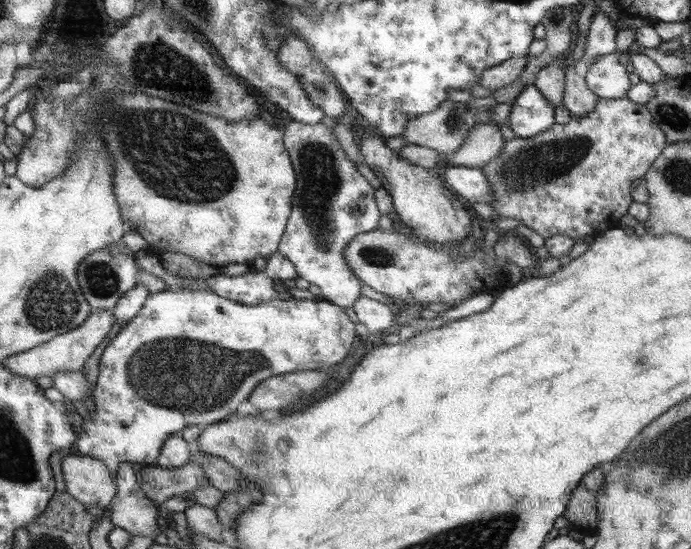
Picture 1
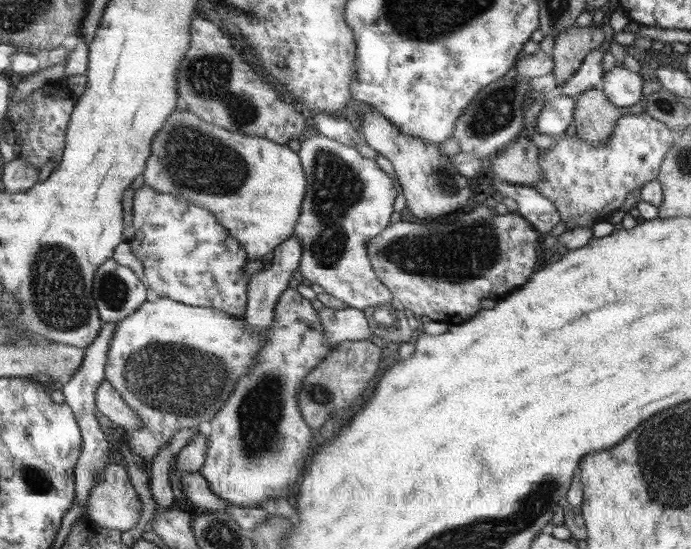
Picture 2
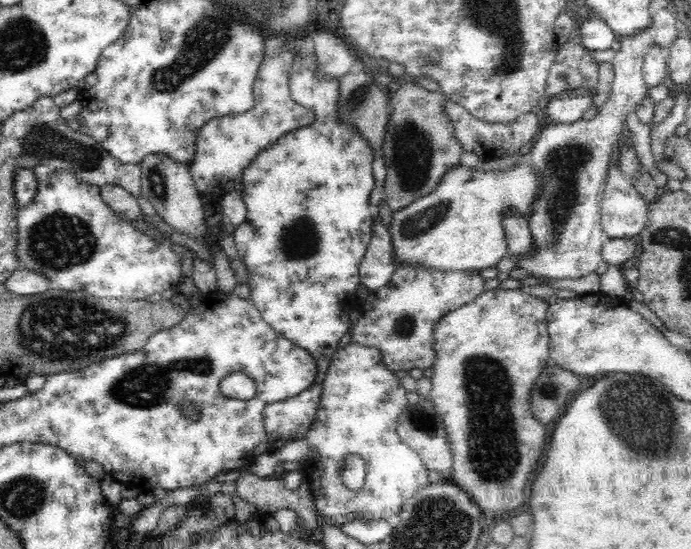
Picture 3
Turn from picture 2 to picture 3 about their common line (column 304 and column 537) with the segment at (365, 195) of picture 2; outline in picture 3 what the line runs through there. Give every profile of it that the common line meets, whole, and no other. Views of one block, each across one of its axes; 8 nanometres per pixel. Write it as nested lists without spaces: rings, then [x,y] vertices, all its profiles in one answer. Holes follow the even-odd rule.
[[[650,27],[638,34],[622,37],[620,48],[615,52],[613,60],[614,81],[612,82],[612,94],[606,103],[599,108],[592,120],[578,120],[571,124],[552,124],[540,131],[538,140],[534,142],[532,150],[525,156],[534,164],[535,171],[543,179],[543,190],[539,192],[539,198],[531,204],[532,218],[527,220],[531,232],[531,239],[535,249],[529,255],[513,254],[516,261],[515,269],[528,272],[529,276],[542,279],[580,278],[590,272],[595,272],[598,264],[603,260],[603,244],[609,239],[604,234],[601,226],[601,204],[608,178],[608,171],[612,169],[612,160],[615,160],[615,149],[620,144],[620,136],[624,130],[624,122],[628,114],[635,112],[644,99],[647,92],[643,80],[643,62],[648,48],[655,44],[650,35]]]

